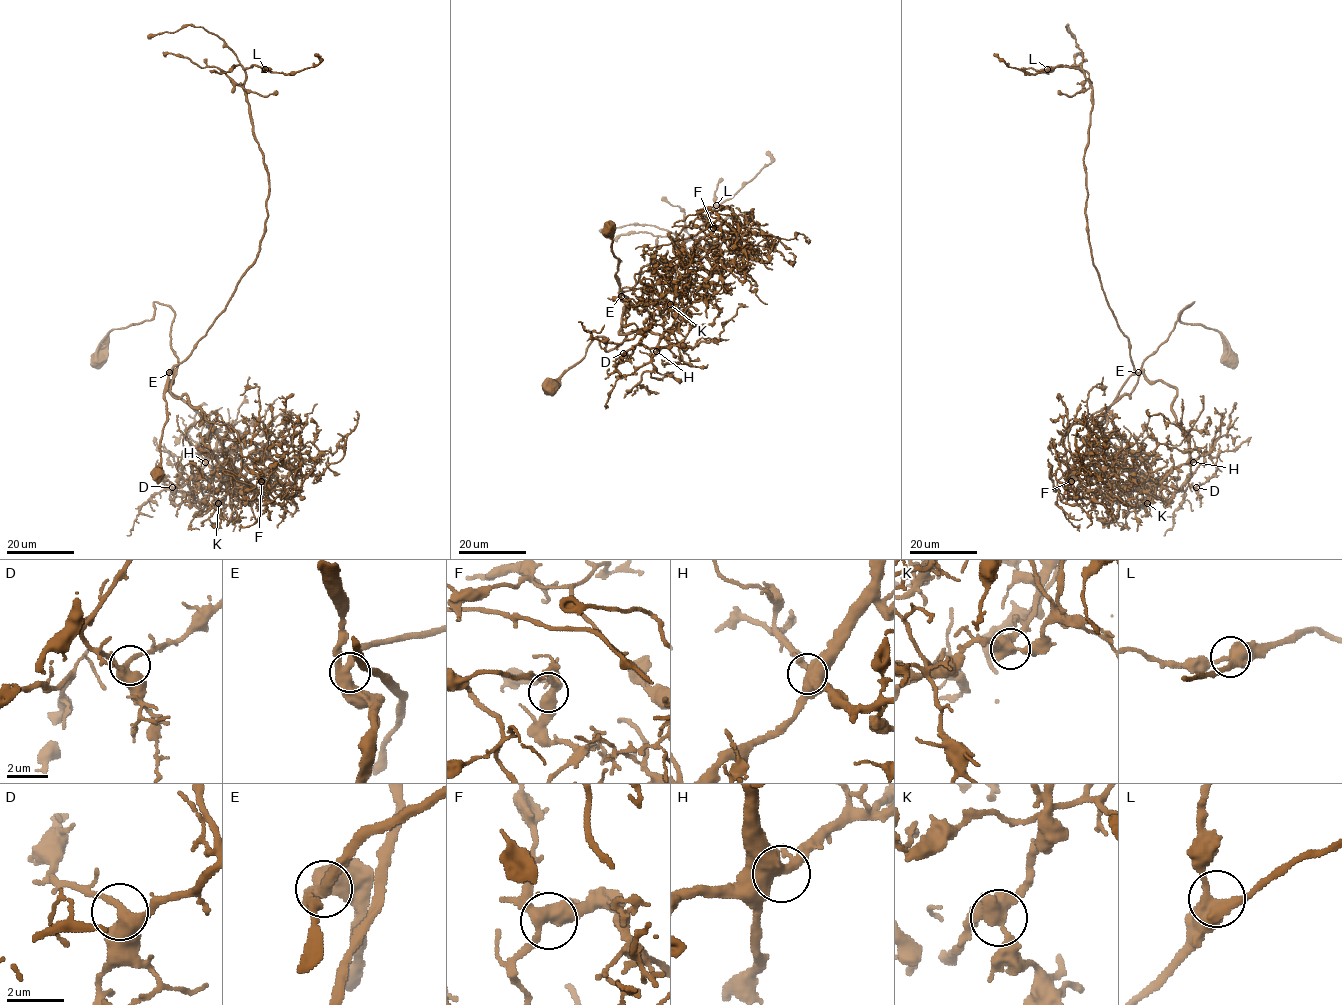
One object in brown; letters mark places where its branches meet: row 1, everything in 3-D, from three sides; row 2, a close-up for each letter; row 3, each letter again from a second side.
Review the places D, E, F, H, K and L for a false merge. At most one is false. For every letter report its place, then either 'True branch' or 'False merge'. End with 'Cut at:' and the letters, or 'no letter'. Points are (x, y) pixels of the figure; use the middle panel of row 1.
D: Place: (623, 353). True branch
E: Place: (621, 296). True branch
F: Place: (713, 228). True branch
H: Place: (656, 351). True branch
K: Place: (670, 304). False merge
L: Place: (716, 205). True branch
Cut at: K

